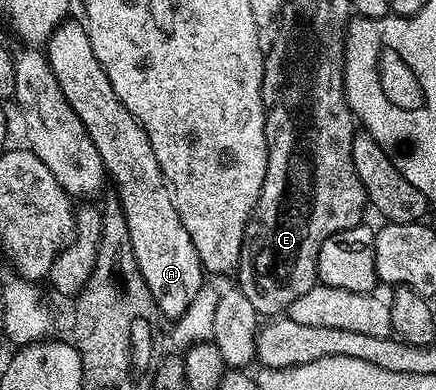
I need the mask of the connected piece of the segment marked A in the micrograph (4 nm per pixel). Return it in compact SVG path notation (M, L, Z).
M69 17L60 23L48 41L47 58L59 89L63 89L63 97L67 97L67 105L71 105L75 117L83 121L99 151L106 176L112 186L113 183L117 186L115 195L125 214L137 268L141 270L158 312L164 318L166 315L169 321L176 321L203 286L203 268L187 229L183 229L183 221L179 221L173 192L159 169L159 161L155 161L155 149L151 149L151 141L147 141L147 133L143 133L135 117L131 117L119 97L115 97L107 73L91 49L84 22L77 20L76 23Z

